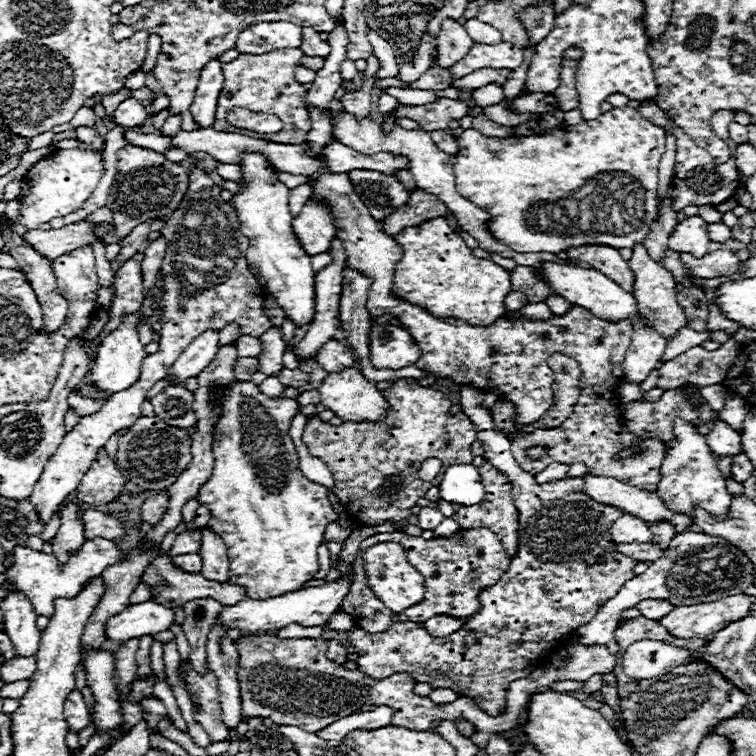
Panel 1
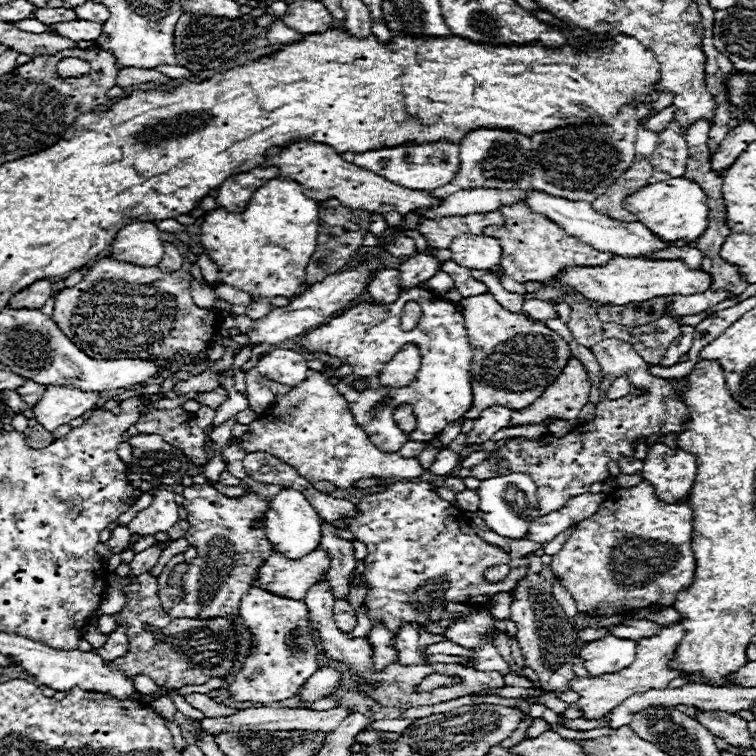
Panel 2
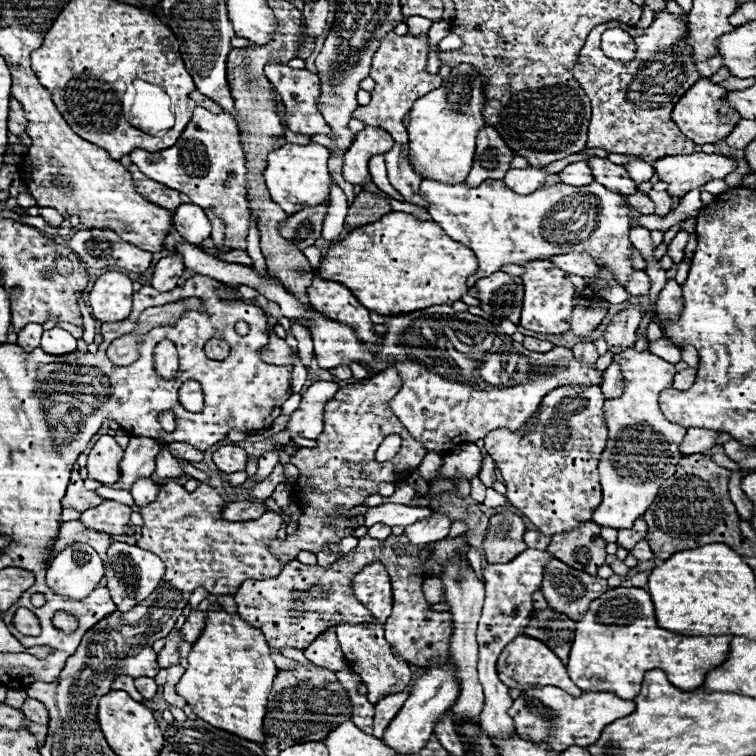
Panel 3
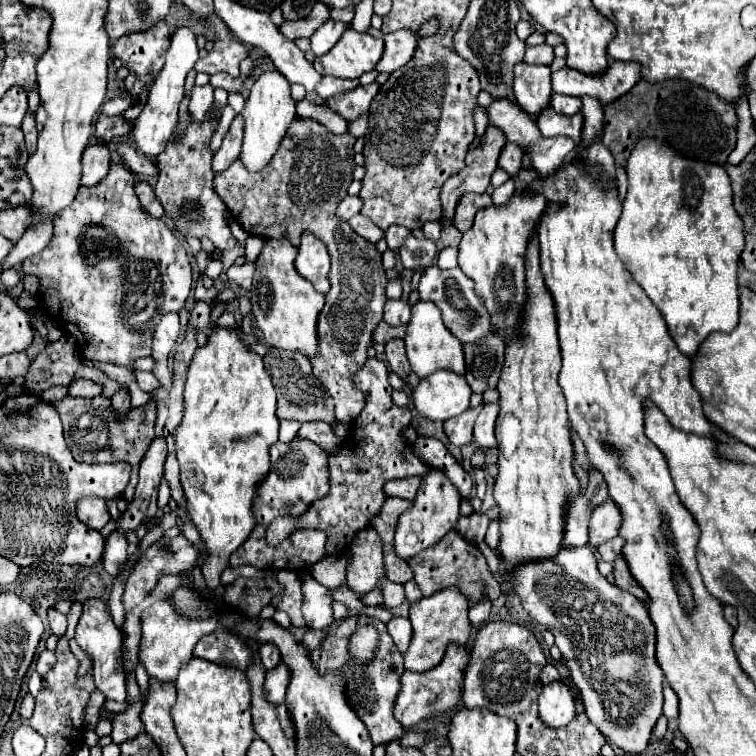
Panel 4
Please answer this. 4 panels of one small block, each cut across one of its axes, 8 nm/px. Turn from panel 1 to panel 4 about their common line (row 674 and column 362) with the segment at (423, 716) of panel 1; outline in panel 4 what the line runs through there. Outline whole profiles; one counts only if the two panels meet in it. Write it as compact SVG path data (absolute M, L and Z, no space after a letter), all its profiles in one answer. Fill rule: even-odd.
M296 118L266 170L248 174L248 170L240 166L240 160L236 160L226 172L214 178L220 200L248 234L286 238L298 248L302 232L308 230L328 246L332 258L332 288L326 294L326 304L318 320L320 354L310 360L316 378L322 380L334 398L336 418L340 422L354 422L366 404L366 394L354 386L352 378L368 358L366 352L372 346L372 332L382 320L388 282L376 246L336 218L336 206L352 182L354 142L350 134L336 136L312 118ZM372 526L360 530L352 542L352 552L354 558L348 564L348 584L360 596L370 592L380 576L386 576L384 550L378 532Z

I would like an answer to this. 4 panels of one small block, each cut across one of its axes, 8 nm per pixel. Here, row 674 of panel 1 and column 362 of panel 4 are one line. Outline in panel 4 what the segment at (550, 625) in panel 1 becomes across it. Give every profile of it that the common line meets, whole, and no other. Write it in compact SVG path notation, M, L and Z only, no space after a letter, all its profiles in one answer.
M370 358L362 366L360 374L356 374L356 386L364 388L364 394L368 394L368 404L362 410L360 418L356 418L356 424L352 426L350 436L342 444L342 450L328 458L330 492L324 498L316 500L304 516L278 518L276 522L272 522L272 526L268 528L268 544L282 542L292 530L320 528L328 536L326 554L342 556L350 548L356 532L366 528L370 522L370 516L380 510L386 498L384 494L398 496L404 500L416 498L416 492L420 488L420 476L428 470L428 466L420 462L416 454L412 454L412 446L402 438L404 426L408 426L412 420L410 408L396 406L392 402L392 386L388 382L388 368L384 362L376 358Z

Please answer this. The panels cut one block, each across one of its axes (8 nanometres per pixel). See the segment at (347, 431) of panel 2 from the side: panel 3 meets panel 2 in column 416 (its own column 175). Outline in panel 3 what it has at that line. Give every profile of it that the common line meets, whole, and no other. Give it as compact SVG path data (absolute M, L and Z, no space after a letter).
M164 446L156 458L156 470L152 474L154 482L162 482L162 480L172 480L176 476L184 474L182 466L178 464L178 460L168 452L168 448Z

